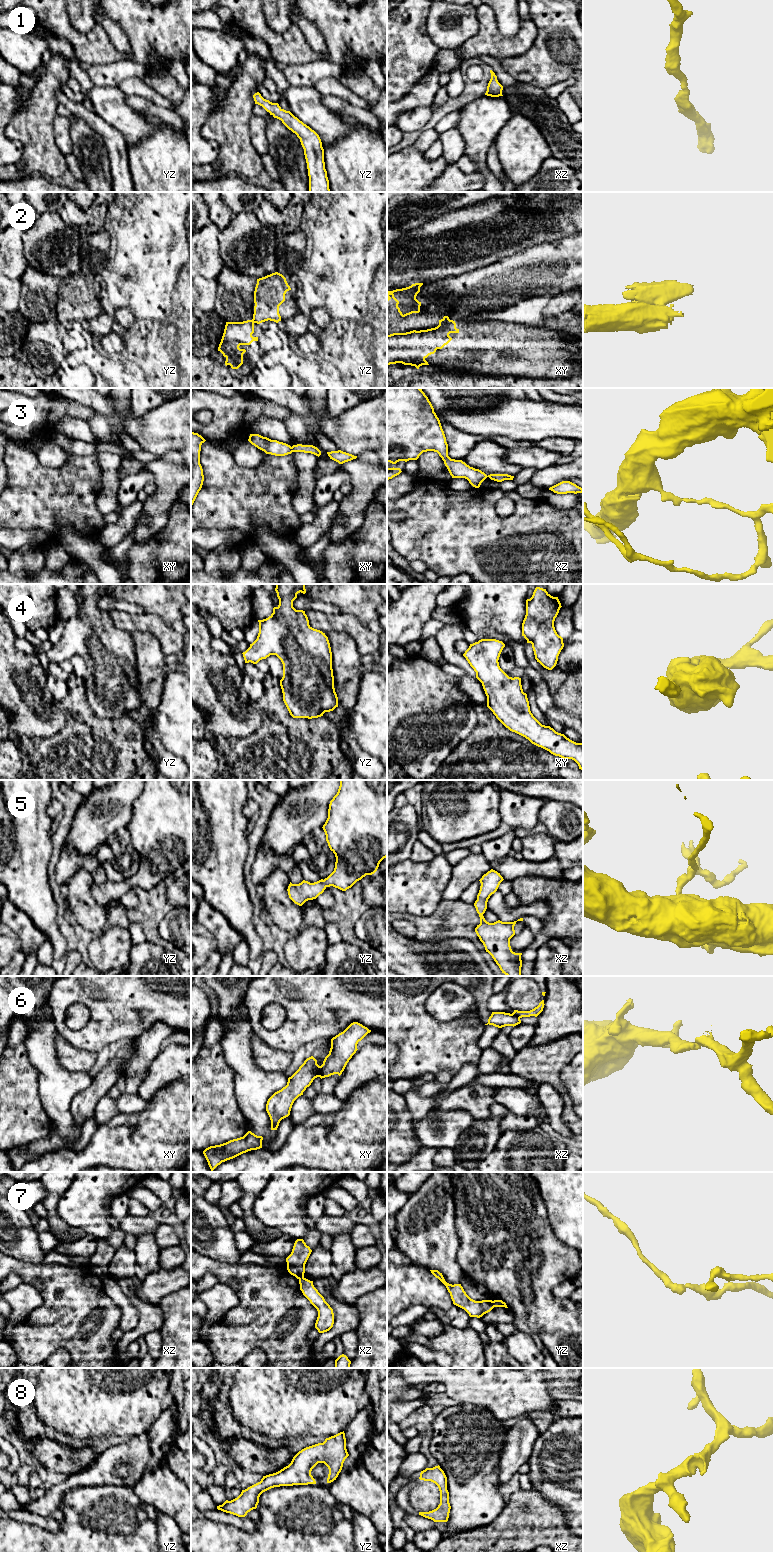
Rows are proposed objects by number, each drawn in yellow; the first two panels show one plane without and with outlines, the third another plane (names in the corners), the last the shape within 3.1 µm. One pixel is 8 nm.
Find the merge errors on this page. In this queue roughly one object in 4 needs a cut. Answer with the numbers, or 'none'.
2, 3, 6, 7

